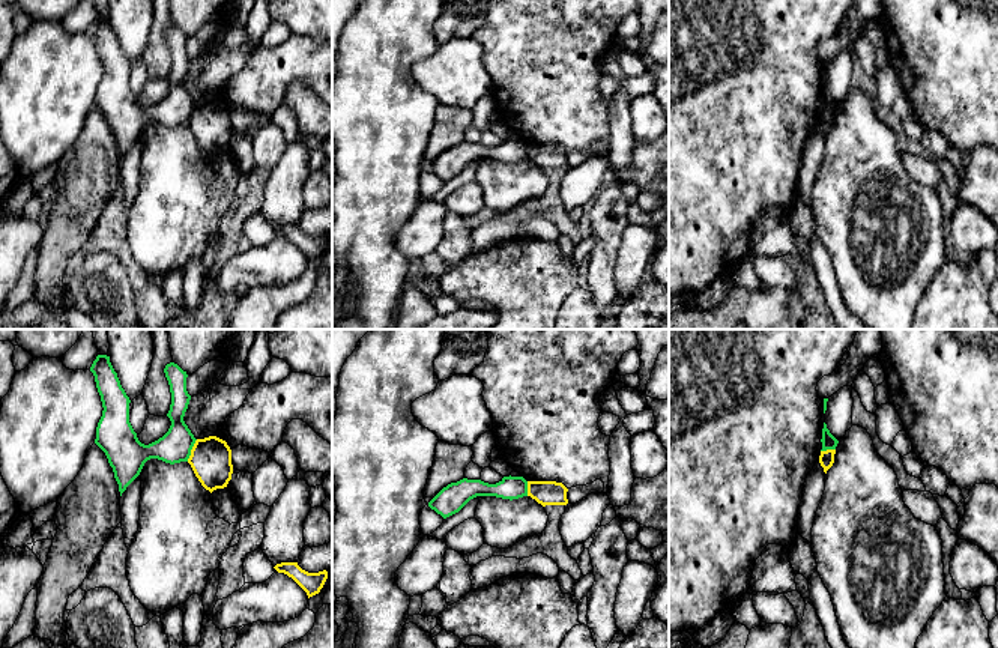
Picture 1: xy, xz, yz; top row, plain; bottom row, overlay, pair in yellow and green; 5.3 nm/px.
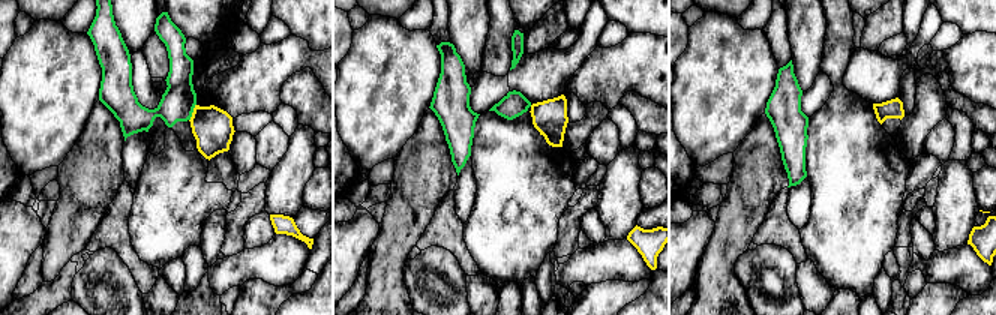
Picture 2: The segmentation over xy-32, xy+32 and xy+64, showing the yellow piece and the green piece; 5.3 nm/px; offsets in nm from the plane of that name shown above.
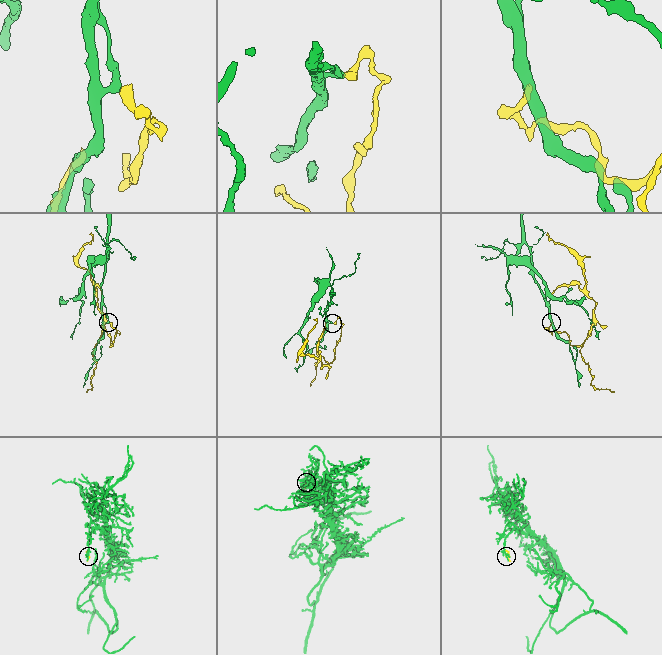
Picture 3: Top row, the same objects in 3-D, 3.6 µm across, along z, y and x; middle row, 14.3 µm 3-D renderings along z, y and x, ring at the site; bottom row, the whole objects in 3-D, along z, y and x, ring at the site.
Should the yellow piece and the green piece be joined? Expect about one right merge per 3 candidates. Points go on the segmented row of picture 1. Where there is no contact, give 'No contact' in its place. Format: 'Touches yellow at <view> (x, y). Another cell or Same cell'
Touches yellow at xy (191, 450). Another cell

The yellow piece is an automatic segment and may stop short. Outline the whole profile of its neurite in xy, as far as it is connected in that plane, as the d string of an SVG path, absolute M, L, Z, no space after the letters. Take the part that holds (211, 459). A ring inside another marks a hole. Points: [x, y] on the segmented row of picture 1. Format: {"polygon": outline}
{"polygon": "M209 436L197 439L188 459L195 477L210 493L227 487L231 480L231 450L225 441Z"}

